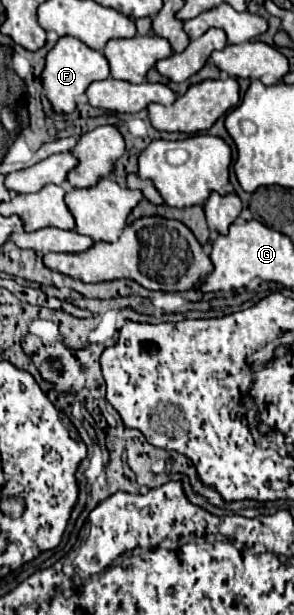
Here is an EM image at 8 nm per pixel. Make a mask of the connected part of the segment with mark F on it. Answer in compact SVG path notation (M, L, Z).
M61 37L57 45L47 53L47 63L43 71L43 89L47 93L47 99L51 101L55 111L71 113L75 109L77 97L87 91L87 87L97 79L107 79L109 73L109 61L101 51L95 51L87 47L77 37Z

